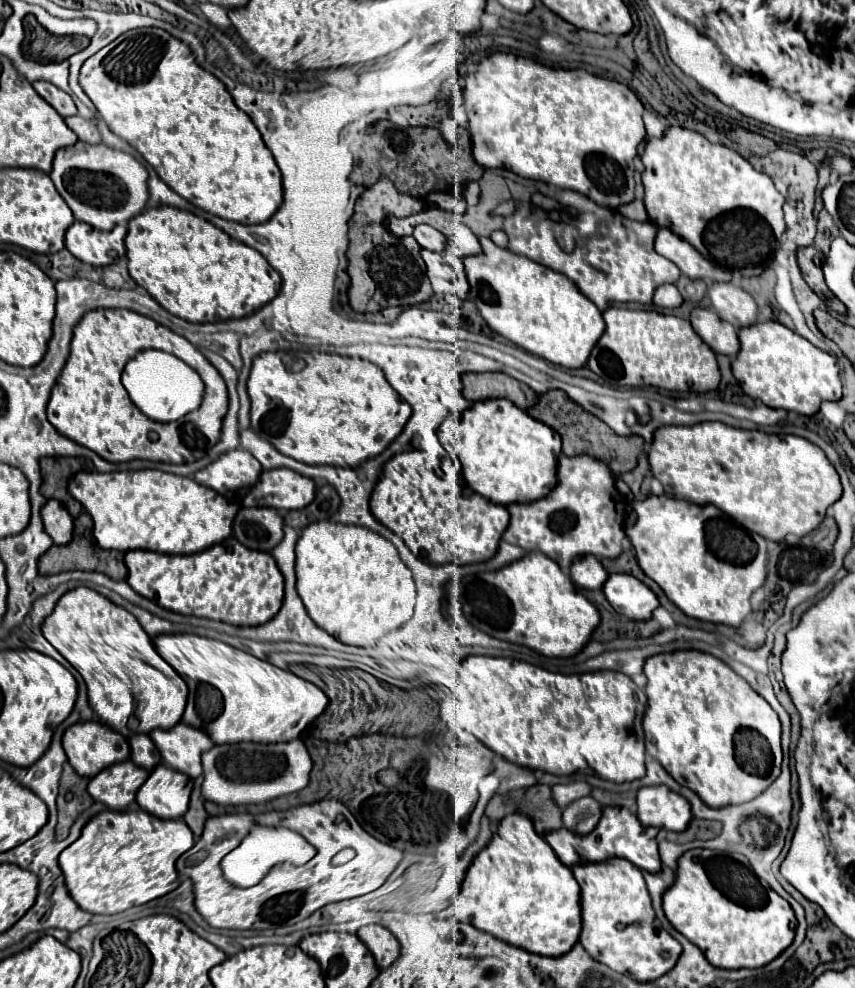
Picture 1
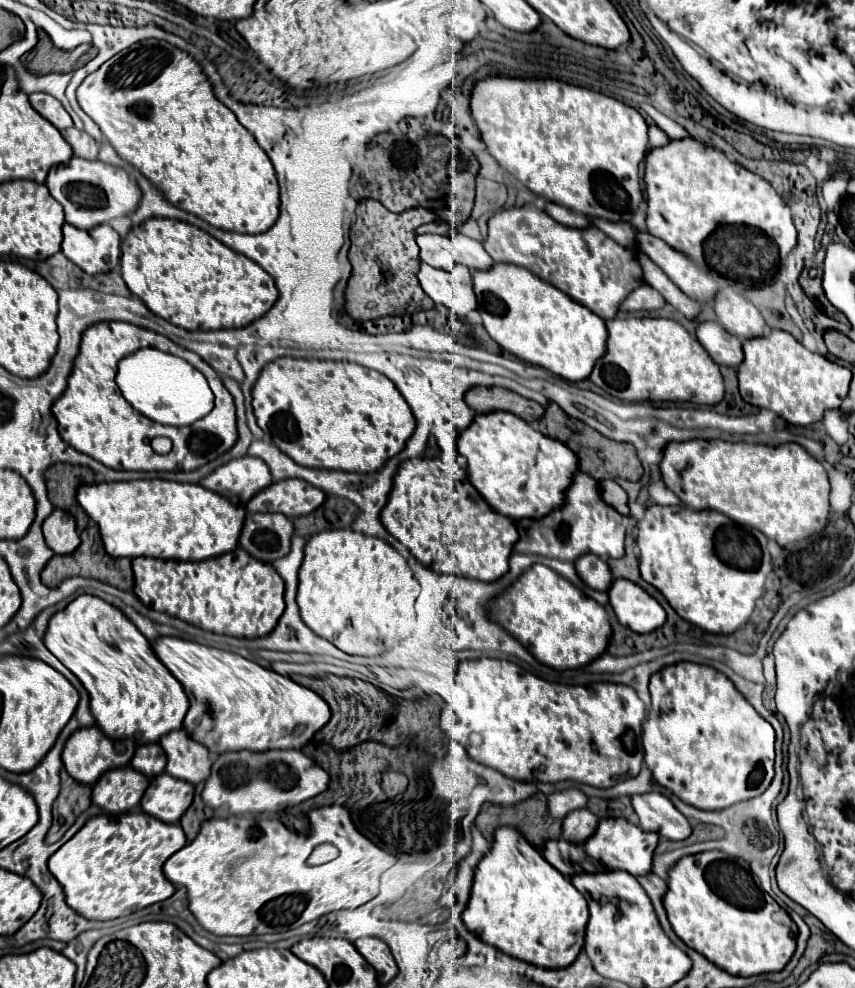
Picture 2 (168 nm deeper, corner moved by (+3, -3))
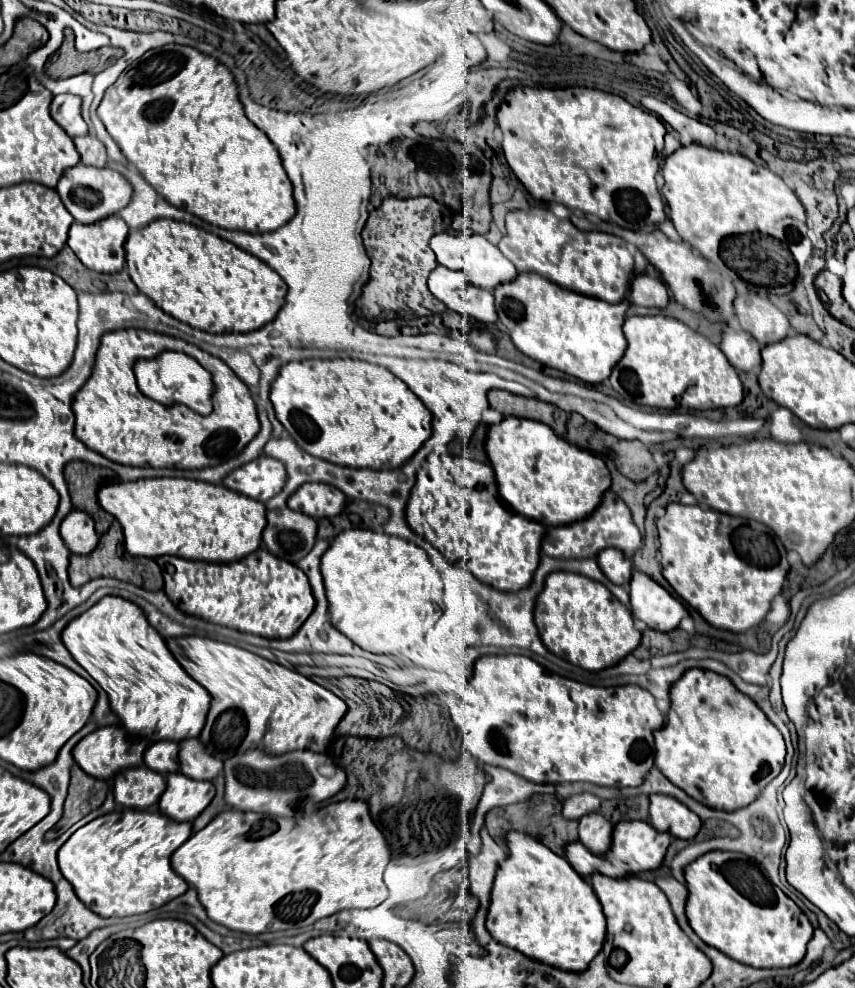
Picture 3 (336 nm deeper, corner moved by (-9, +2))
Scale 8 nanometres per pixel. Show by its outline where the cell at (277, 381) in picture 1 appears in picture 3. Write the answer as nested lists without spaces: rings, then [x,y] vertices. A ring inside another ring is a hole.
[[[299,360],[281,368],[271,386],[277,420],[299,448],[349,468],[399,468],[431,436],[431,412],[383,366],[363,360]]]

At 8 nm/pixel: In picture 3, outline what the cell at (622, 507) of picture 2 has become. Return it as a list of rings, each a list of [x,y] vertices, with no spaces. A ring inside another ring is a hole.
[[[515,416],[503,418],[503,422],[489,428],[485,450],[489,454],[491,466],[497,476],[499,494],[519,514],[531,520],[539,520],[543,526],[563,526],[563,524],[573,524],[587,518],[599,506],[601,496],[611,488],[609,468],[601,458],[567,444],[547,424],[541,424],[535,420],[525,420]]]

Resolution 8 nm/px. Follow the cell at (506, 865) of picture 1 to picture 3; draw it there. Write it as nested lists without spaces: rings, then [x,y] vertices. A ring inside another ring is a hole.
[[[523,832],[509,834],[509,856],[499,866],[487,914],[491,936],[525,956],[569,972],[583,972],[605,940],[605,916],[587,880],[565,858]]]

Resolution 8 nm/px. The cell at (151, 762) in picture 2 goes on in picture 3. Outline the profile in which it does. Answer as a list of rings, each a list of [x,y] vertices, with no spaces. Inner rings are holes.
[[[171,740],[155,742],[145,752],[145,766],[159,774],[171,774],[179,770],[179,744]]]

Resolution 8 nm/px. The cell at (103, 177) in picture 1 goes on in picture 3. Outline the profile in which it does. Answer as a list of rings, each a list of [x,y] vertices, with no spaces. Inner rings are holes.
[[[77,164],[69,168],[61,176],[57,192],[63,204],[69,208],[69,214],[81,224],[93,224],[111,214],[117,214],[123,206],[131,202],[131,194],[133,194],[129,182],[119,172],[113,172],[109,168],[93,168],[85,164]]]

